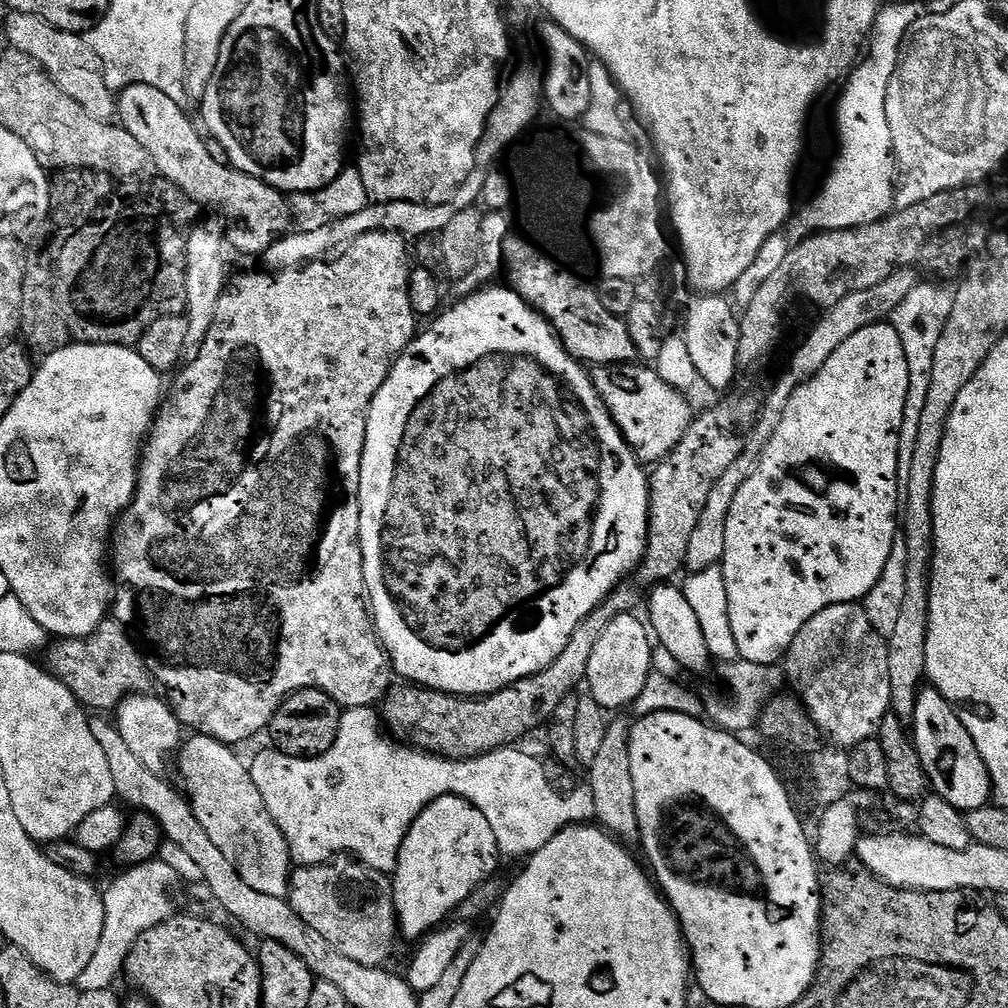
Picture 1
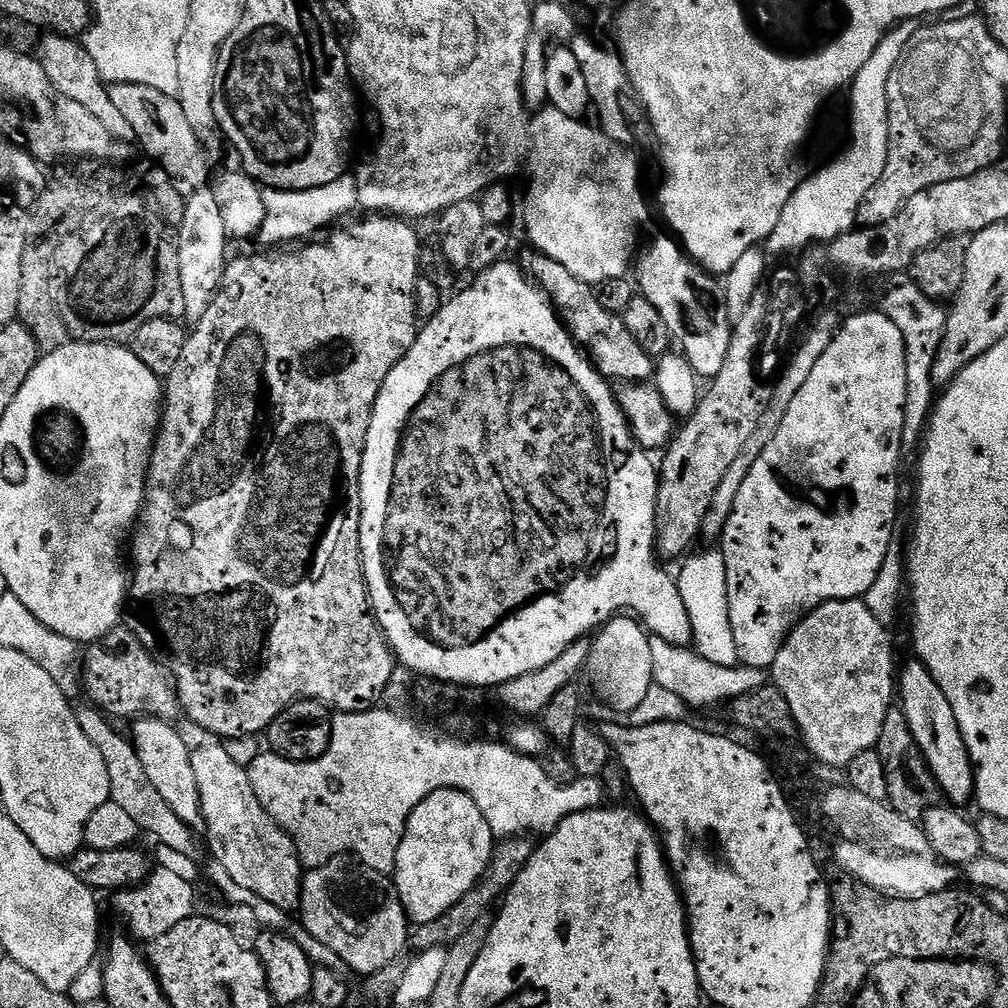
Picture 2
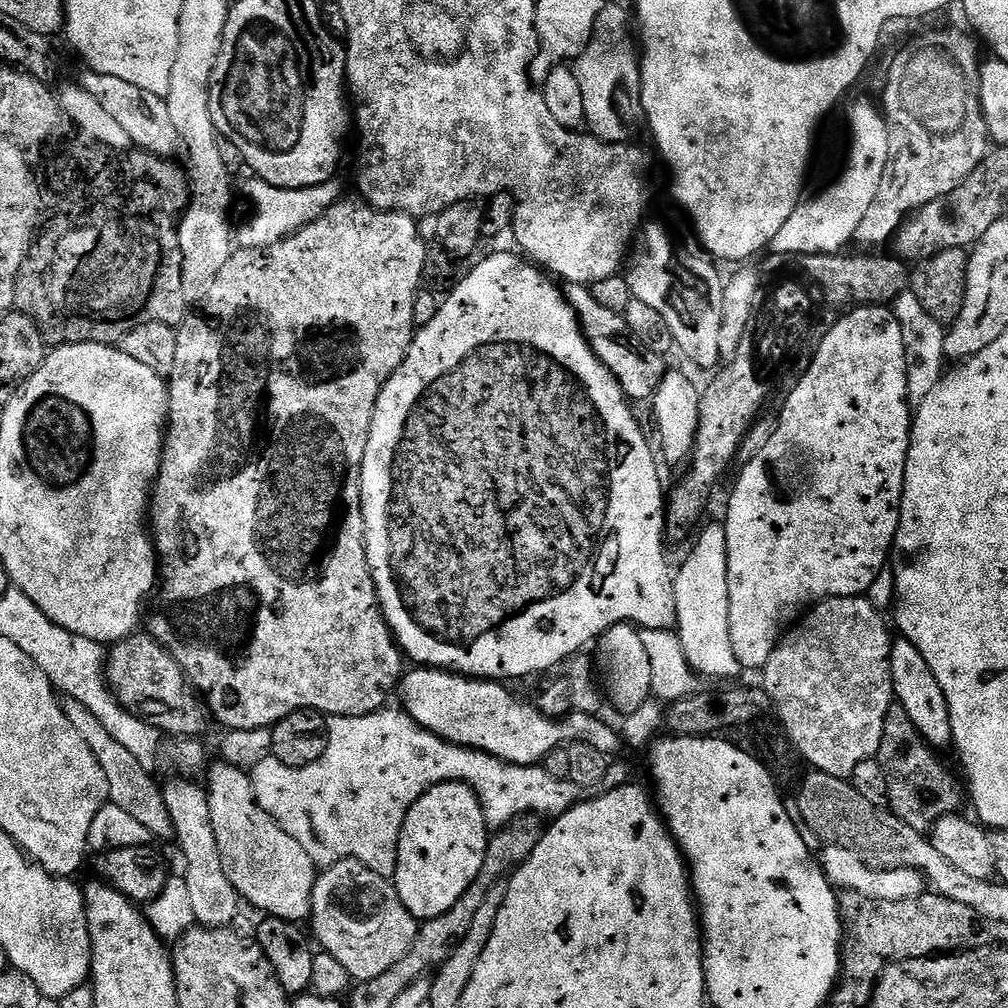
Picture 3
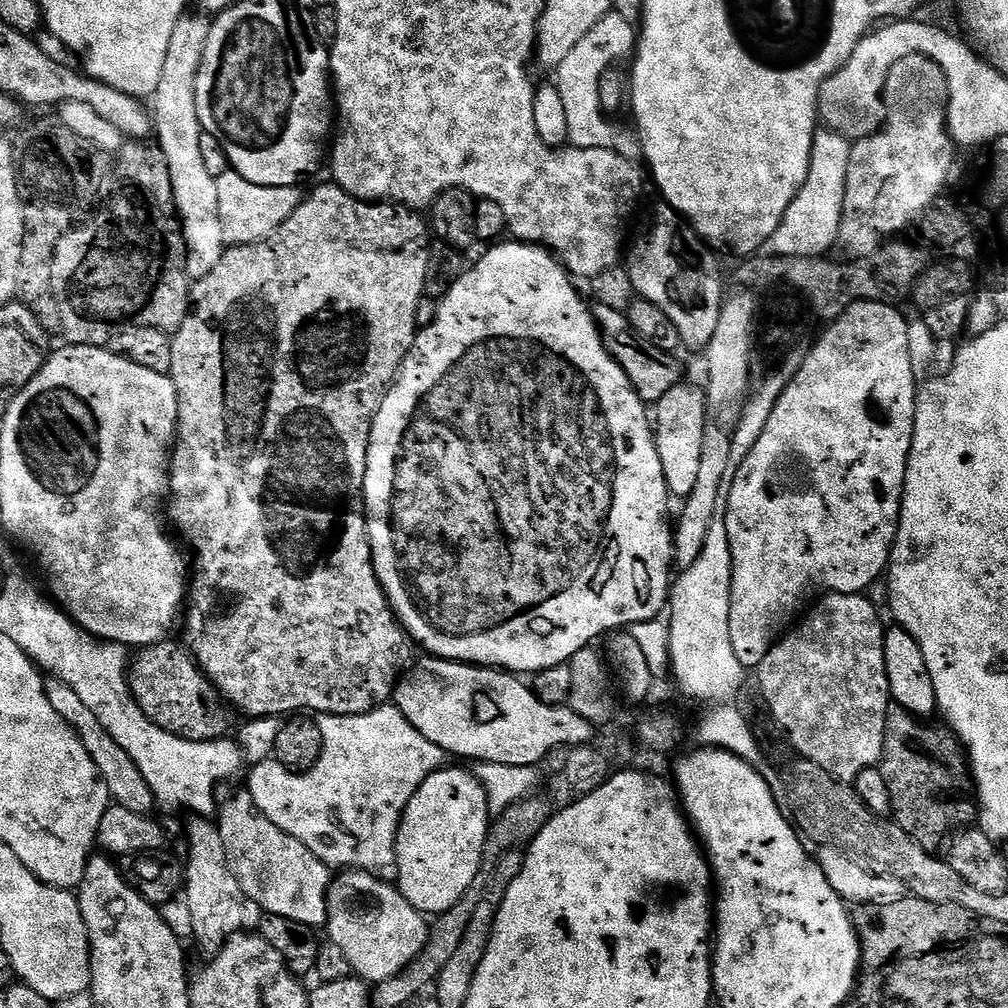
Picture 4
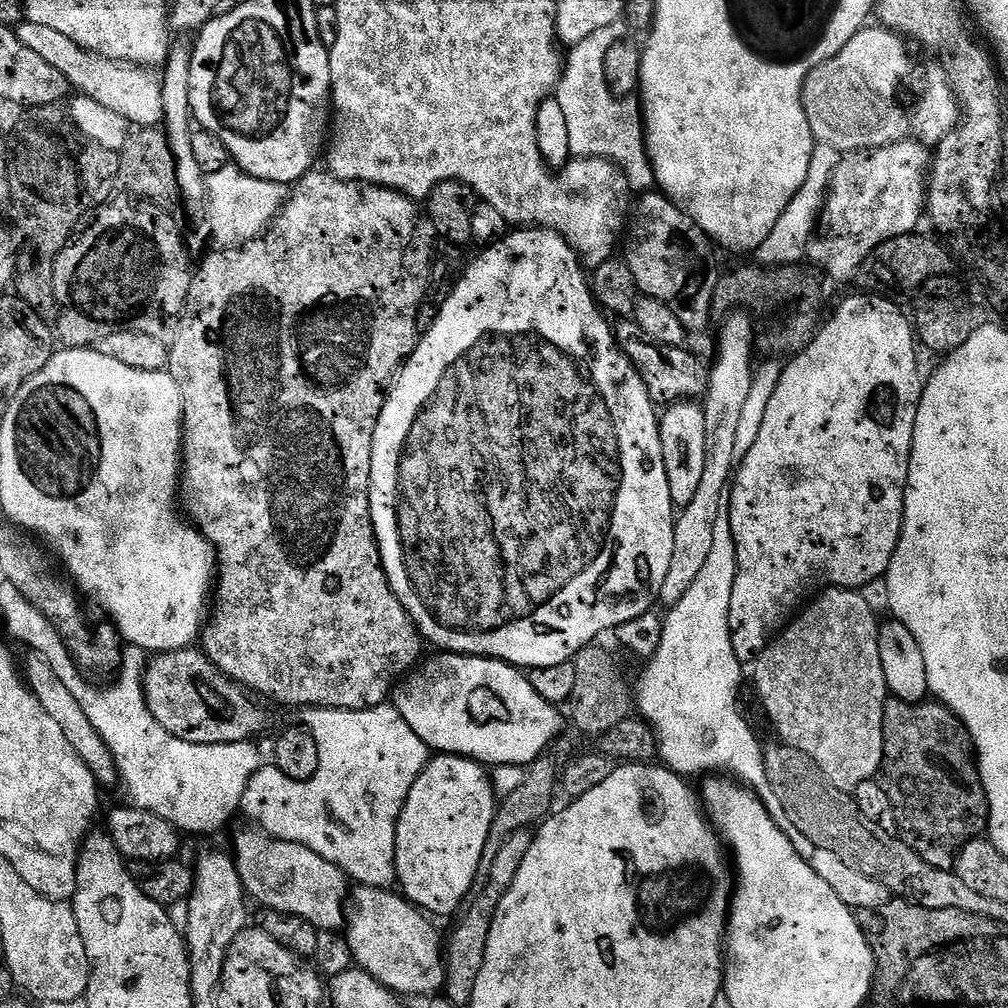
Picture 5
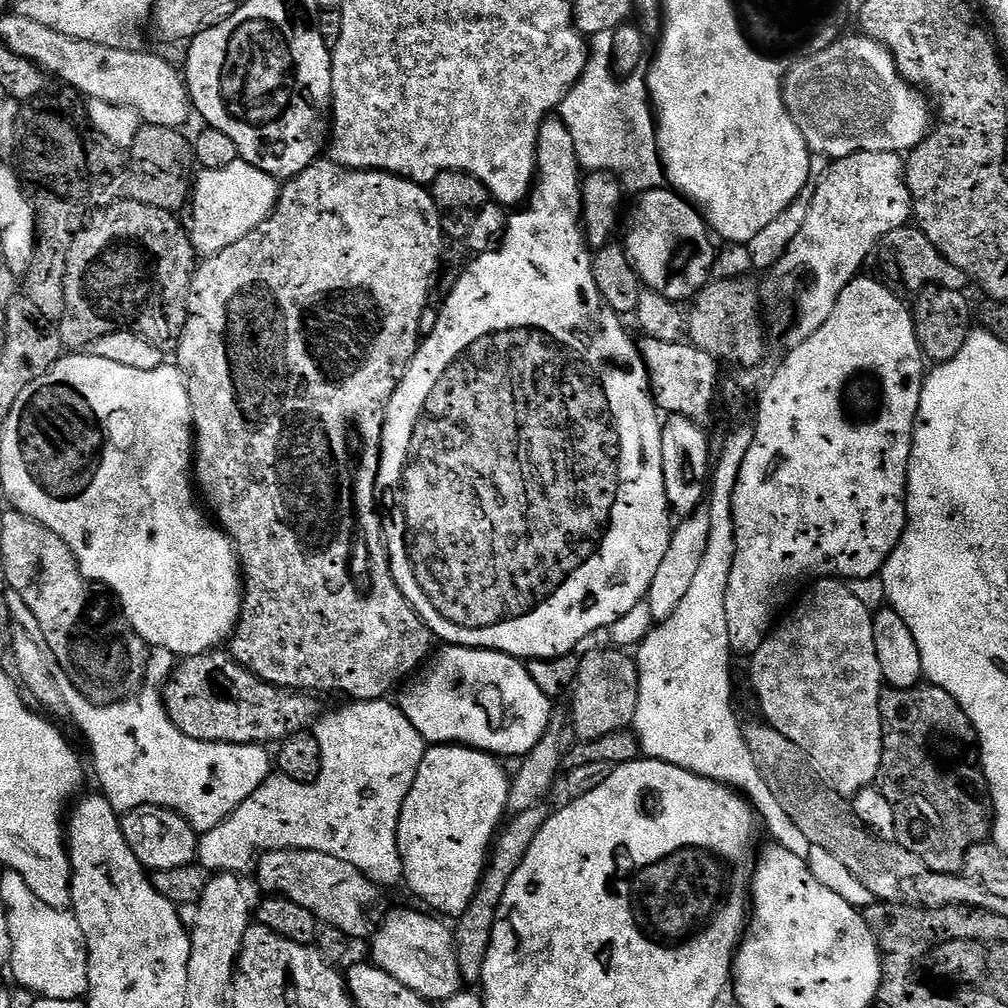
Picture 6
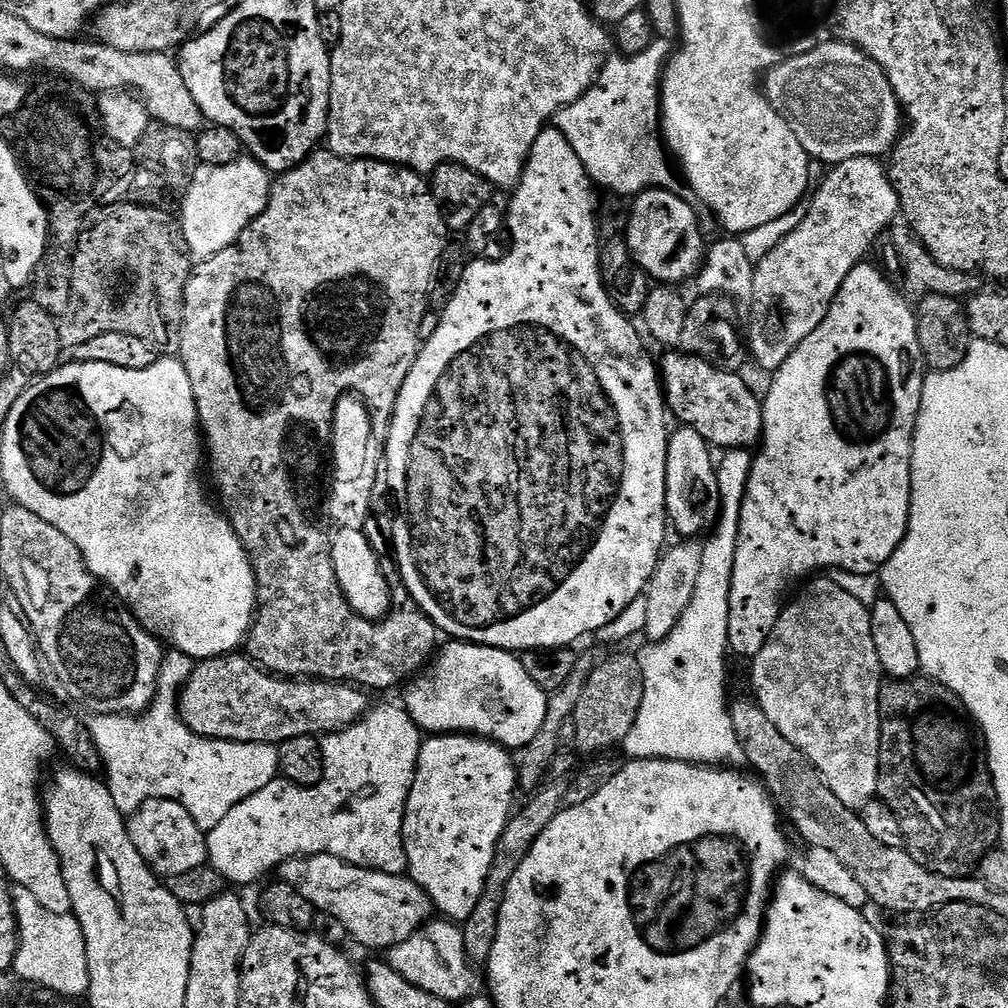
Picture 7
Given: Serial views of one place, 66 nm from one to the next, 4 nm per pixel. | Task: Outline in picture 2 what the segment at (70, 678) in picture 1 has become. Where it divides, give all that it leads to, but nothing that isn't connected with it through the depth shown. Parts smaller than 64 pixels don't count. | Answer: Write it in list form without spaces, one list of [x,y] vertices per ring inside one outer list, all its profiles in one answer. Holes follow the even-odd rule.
[[[128,626],[118,627],[101,640],[93,640],[87,645],[82,660],[82,688],[85,693],[88,691],[92,699],[89,701],[112,718],[153,716],[176,722],[182,716],[180,699],[171,675]]]

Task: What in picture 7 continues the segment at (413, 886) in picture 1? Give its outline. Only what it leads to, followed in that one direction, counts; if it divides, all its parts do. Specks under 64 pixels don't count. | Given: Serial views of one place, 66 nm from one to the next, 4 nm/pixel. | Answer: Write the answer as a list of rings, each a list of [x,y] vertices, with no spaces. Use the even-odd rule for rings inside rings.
[[[432,734],[427,737],[420,745],[418,762],[416,763],[416,773],[414,782],[410,786],[410,794],[406,802],[404,811],[404,849],[408,859],[407,875],[411,876],[412,881],[419,886],[430,898],[433,909],[441,917],[447,918],[453,922],[462,922],[474,914],[474,906],[478,906],[478,898],[482,898],[486,878],[490,874],[490,866],[494,862],[494,850],[502,830],[508,824],[508,818],[514,811],[512,799],[518,793],[518,781],[516,778],[516,765],[509,749],[503,748],[501,744],[495,744],[492,740],[485,740],[483,736],[469,736],[467,734]]]

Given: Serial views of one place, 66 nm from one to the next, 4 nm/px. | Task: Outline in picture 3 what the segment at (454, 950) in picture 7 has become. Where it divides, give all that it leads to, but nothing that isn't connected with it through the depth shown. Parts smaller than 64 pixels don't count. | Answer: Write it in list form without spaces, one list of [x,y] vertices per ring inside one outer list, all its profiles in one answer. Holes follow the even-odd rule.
[[[339,860],[317,875],[312,895],[311,935],[359,982],[386,974],[418,935],[418,921],[402,906],[395,883],[357,860]]]

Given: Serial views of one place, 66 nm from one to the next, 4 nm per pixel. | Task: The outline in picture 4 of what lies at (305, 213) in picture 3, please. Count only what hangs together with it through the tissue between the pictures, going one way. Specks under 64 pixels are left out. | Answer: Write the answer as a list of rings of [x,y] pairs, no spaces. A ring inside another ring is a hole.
[[[235,170],[223,172],[216,177],[218,186],[218,210],[220,211],[222,234],[225,245],[235,246],[237,244],[255,244],[268,239],[276,229],[286,222],[300,205],[304,203],[305,193],[300,193],[299,187],[287,188],[286,186],[258,186],[254,182],[246,182]]]

